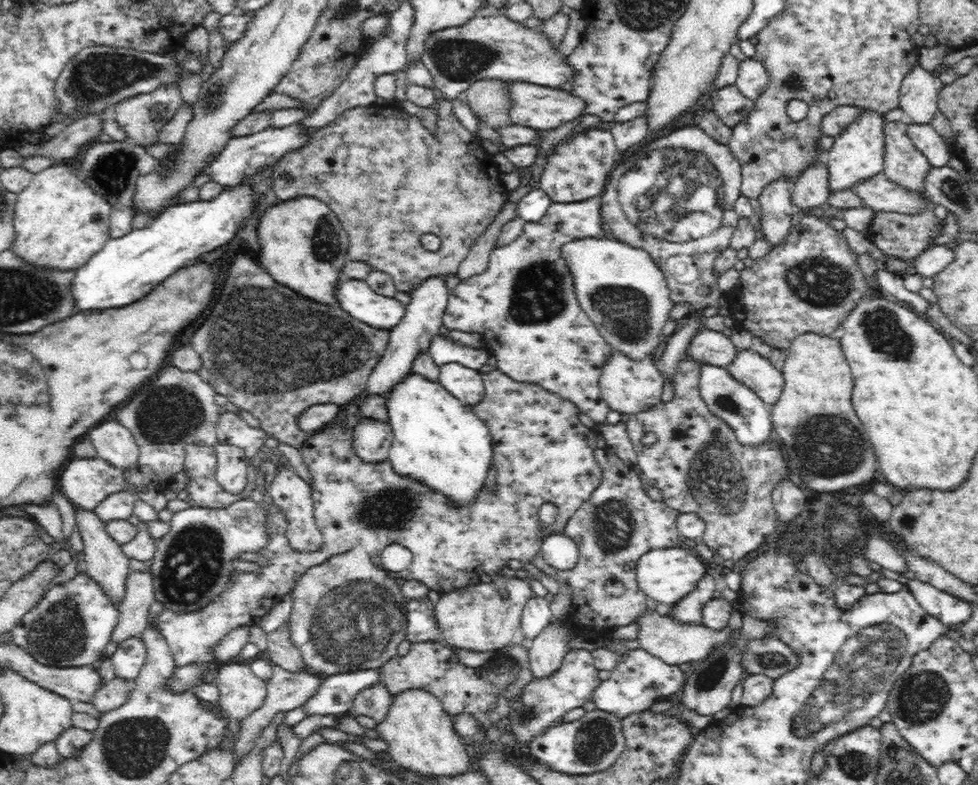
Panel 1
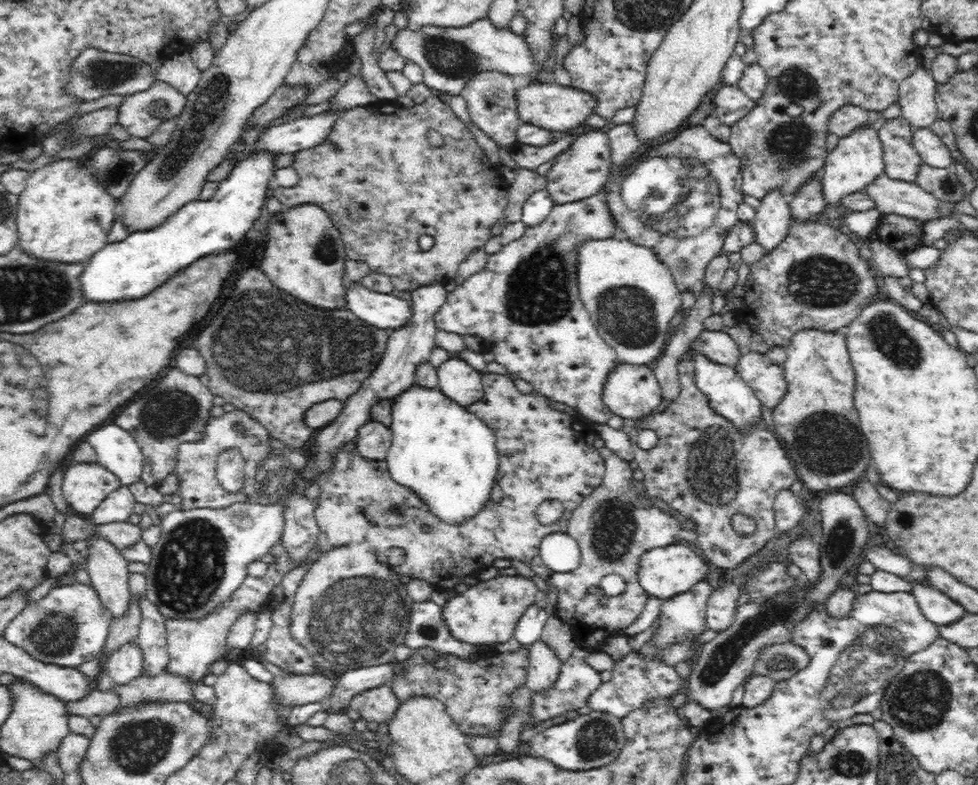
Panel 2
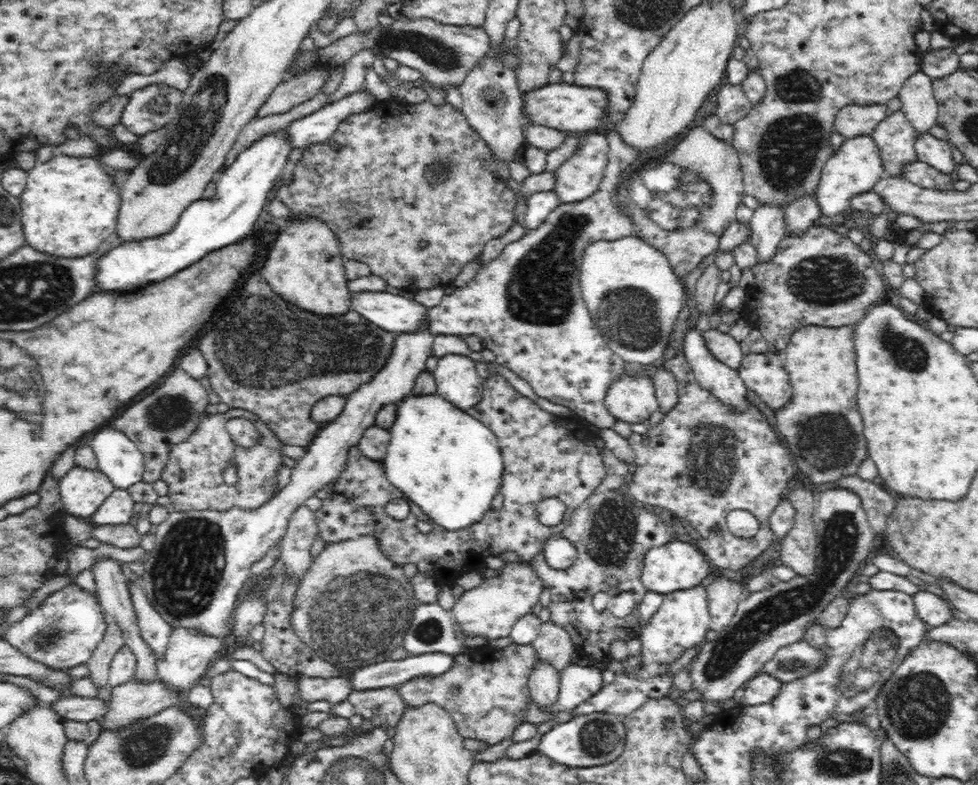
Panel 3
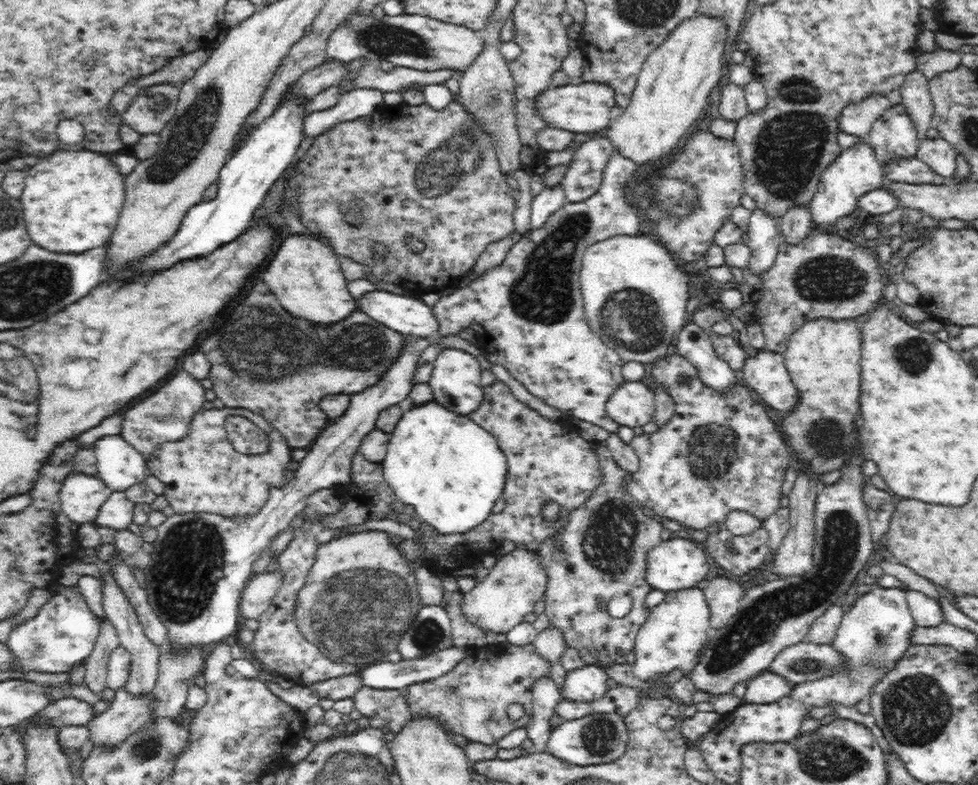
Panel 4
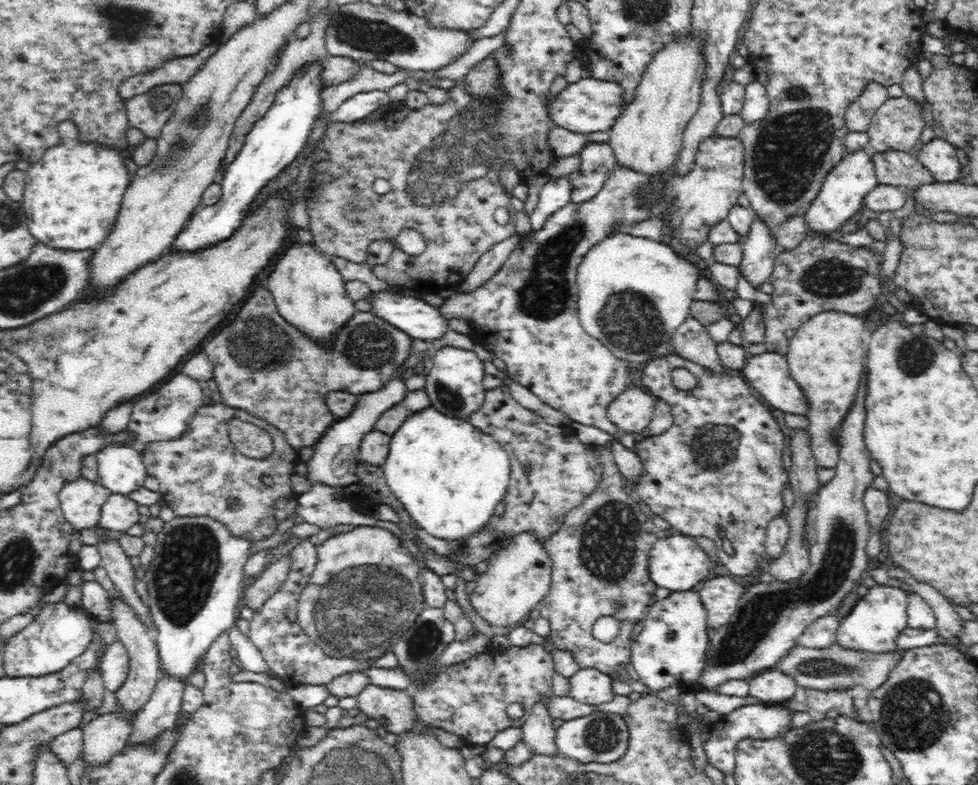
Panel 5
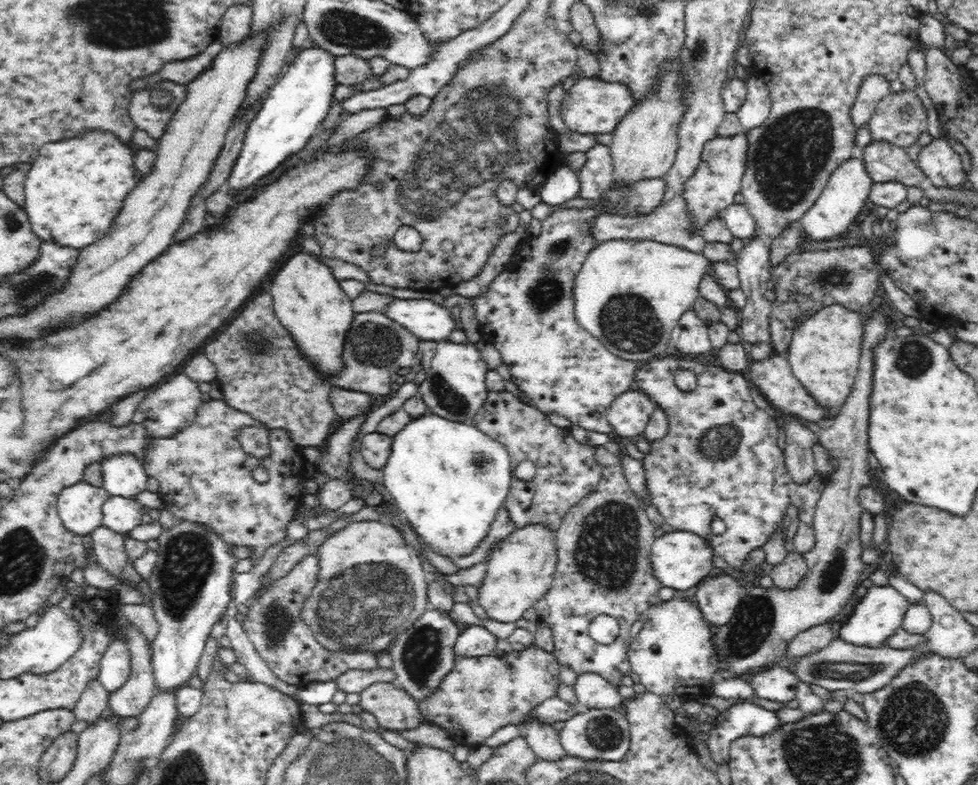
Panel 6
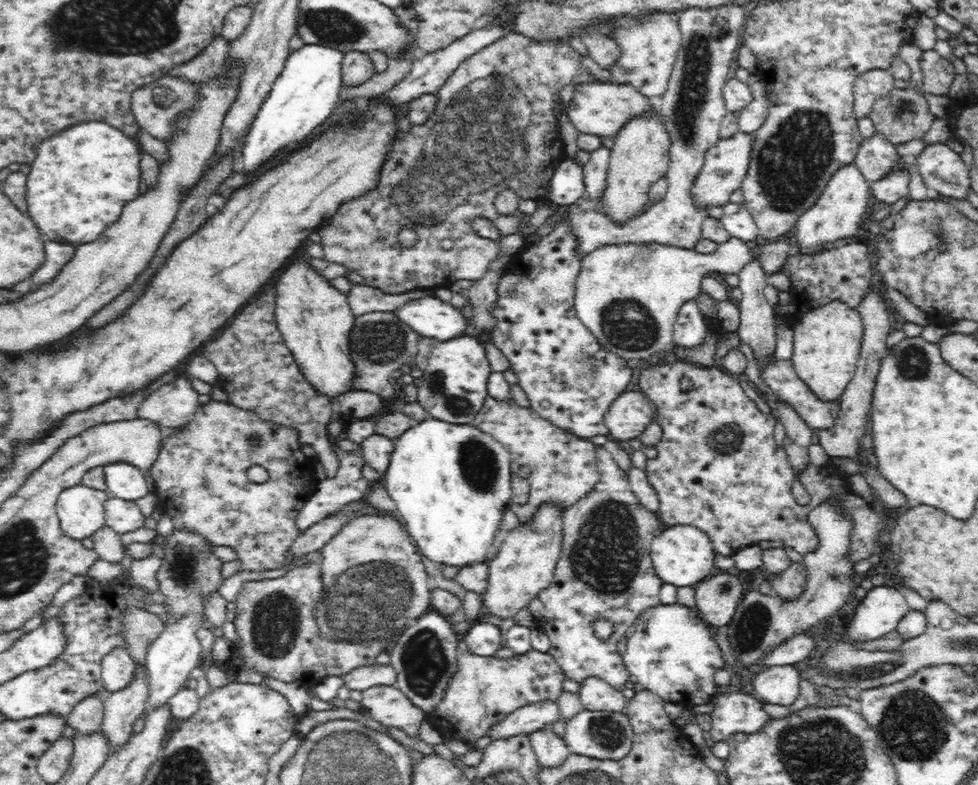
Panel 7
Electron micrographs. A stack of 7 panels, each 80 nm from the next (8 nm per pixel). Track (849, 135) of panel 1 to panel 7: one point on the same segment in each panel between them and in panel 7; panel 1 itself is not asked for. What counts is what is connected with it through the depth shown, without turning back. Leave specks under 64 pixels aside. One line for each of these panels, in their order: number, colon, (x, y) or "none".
2: (857, 161)
3: (855, 167)
4: (855, 171)
5: (843, 191)
6: (847, 190)
7: (837, 214)

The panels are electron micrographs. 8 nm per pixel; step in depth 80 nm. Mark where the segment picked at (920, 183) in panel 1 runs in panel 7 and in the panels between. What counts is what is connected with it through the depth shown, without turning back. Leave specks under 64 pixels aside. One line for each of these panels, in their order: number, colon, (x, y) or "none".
2: (901, 160)
3: (895, 136)
4: (894, 135)
5: (899, 123)
6: (899, 118)
7: (902, 115)

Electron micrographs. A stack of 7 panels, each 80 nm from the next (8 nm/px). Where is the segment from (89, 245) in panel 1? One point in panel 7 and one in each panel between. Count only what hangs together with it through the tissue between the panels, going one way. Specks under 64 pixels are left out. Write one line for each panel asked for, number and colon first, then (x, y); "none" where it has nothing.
2: (65, 215)
3: (69, 207)
4: (71, 200)
5: (73, 194)
6: (74, 189)
7: (81, 178)

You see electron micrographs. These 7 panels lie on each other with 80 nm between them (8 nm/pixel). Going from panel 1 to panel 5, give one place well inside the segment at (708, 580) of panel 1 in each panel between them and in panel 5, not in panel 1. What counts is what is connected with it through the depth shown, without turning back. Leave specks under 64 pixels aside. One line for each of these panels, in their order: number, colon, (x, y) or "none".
2: (684, 615)
3: (683, 619)
4: (672, 637)
5: (670, 649)

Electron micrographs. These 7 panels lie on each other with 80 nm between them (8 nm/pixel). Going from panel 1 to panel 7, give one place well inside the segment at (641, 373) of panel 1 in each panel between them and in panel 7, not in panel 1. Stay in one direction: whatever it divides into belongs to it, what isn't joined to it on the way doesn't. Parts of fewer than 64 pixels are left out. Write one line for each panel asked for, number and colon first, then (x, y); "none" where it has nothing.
2: (633, 392)
3: (630, 399)
4: (633, 404)
5: (631, 412)
6: (628, 415)
7: (628, 416)

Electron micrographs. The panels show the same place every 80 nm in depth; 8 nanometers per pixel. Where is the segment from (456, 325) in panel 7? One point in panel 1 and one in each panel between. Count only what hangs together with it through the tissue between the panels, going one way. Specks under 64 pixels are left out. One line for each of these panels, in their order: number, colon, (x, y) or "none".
1: (355, 297)
2: (384, 311)
3: (391, 312)
4: (412, 317)
5: (418, 319)
6: (426, 319)

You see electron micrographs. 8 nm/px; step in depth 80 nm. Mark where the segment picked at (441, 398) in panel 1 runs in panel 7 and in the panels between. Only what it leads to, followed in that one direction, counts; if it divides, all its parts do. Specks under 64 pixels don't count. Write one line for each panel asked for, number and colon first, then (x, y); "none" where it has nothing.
2: (449, 457)
3: (449, 464)
4: (451, 470)
5: (448, 475)
6: (449, 479)
7: (451, 482)

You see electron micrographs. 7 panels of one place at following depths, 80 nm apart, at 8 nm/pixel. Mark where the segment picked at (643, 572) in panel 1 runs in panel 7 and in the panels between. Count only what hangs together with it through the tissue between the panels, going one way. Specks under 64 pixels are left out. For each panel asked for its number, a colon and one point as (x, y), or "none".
2: (666, 571)
3: (678, 565)
4: (675, 564)
5: (678, 563)
6: (680, 559)
7: (682, 555)

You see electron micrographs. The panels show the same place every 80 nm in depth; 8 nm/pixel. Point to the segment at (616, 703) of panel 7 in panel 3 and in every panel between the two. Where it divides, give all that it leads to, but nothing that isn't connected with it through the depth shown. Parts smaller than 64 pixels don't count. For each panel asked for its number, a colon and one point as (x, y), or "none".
3: (577, 684)
4: (589, 683)
5: (592, 687)
6: (593, 691)

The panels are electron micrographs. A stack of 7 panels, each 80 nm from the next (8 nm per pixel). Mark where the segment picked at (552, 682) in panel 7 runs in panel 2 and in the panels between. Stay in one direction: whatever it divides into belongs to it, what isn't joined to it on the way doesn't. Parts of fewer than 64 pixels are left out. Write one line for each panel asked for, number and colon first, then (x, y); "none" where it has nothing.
2: (477, 696)
3: (487, 700)
4: (471, 699)
5: (469, 699)
6: (480, 695)

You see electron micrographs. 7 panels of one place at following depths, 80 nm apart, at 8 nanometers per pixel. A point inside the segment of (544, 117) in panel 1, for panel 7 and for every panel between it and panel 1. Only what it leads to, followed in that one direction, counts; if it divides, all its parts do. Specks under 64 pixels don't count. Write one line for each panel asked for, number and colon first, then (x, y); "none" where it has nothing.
2: (552, 106)
3: (573, 109)
4: (577, 107)
5: (589, 105)
6: (592, 106)
7: (602, 109)

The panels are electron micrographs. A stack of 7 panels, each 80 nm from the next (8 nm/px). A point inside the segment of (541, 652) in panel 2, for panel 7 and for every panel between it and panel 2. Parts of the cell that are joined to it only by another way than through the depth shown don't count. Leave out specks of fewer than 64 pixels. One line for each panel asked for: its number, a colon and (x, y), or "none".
3: (543, 683)
4: (545, 695)
5: (538, 729)
6: (543, 740)
7: (551, 751)

